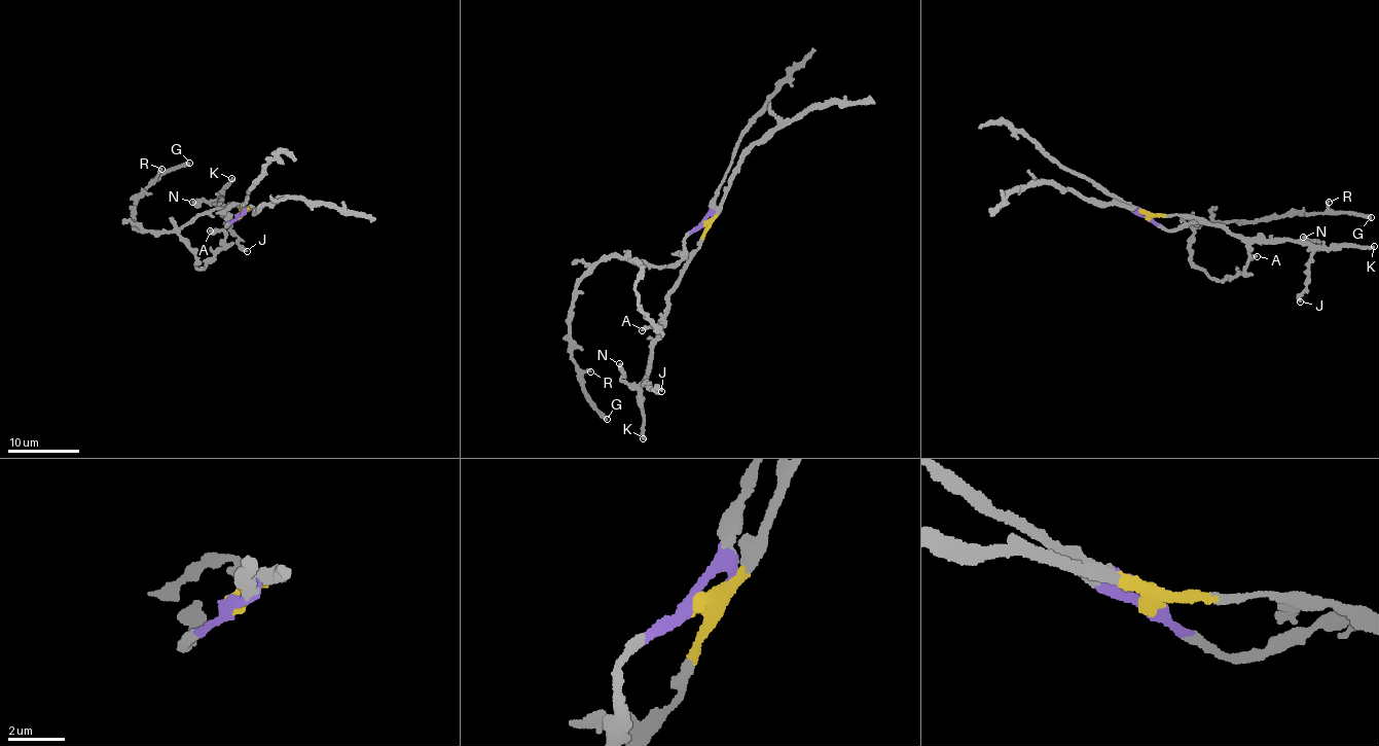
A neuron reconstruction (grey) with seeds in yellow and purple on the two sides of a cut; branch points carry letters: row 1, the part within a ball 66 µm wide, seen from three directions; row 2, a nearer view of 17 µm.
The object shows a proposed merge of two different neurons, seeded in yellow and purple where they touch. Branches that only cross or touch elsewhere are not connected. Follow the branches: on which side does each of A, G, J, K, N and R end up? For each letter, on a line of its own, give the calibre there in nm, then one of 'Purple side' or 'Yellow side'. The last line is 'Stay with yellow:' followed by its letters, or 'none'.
A: Thickness 300 nm. Yellow side
G: Thickness 380 nm. Purple side
J: Thickness 320 nm. Yellow side
K: Thickness 320 nm. Yellow side
N: Thickness 380 nm. Yellow side
R: Thickness 220 nm. Purple side
Stay with yellow: A, J, K, N

